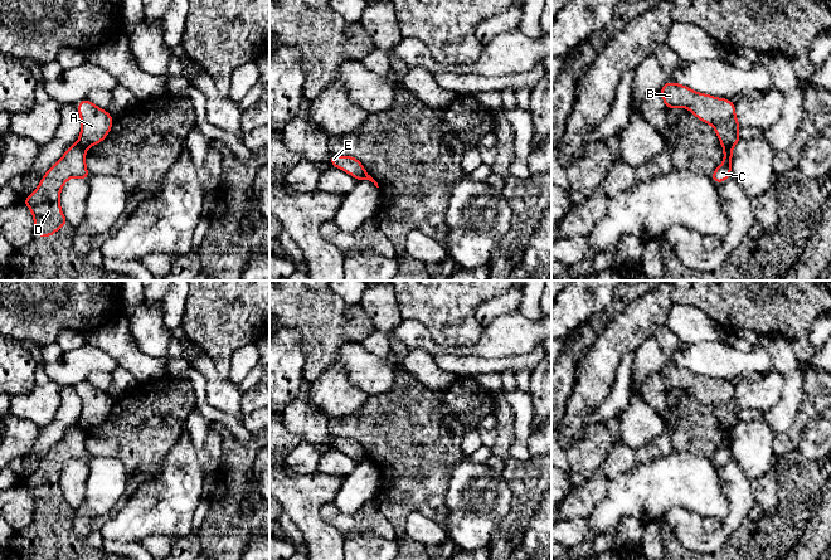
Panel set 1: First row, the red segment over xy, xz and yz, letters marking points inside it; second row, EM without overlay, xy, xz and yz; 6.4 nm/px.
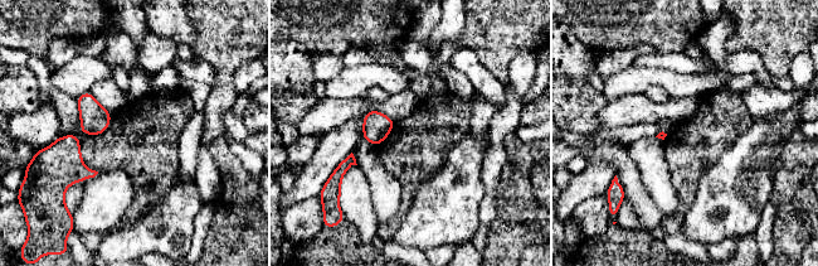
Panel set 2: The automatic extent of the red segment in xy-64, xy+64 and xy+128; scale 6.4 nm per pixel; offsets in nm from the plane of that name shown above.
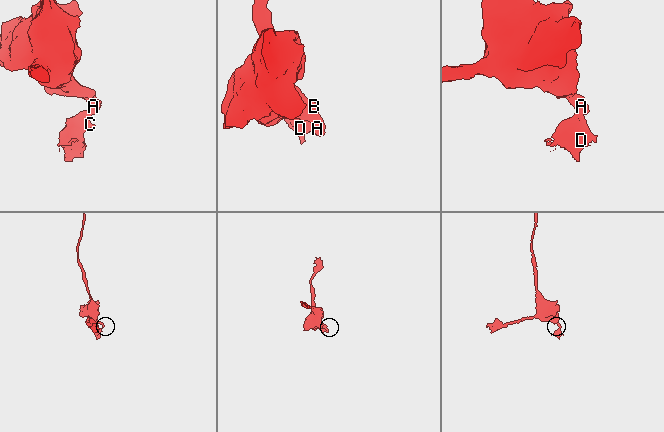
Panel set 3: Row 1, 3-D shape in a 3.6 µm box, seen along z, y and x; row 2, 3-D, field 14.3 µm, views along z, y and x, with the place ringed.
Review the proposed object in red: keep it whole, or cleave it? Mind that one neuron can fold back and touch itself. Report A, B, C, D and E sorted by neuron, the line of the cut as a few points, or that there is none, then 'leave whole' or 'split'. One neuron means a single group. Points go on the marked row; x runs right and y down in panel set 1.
groups A B / C D E; cut yz (723, 145), (732, 150); split

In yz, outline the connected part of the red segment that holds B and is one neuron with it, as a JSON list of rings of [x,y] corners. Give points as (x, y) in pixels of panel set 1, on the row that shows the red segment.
[[[675,82],[665,83],[660,93],[666,109],[687,108],[696,118],[713,126],[721,146],[733,150],[734,145],[742,141],[739,136],[742,126],[735,116],[733,101],[699,93]]]

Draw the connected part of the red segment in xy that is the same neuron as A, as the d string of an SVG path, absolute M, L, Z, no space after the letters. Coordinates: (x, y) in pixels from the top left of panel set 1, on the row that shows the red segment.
M87 98L77 104L77 109L82 122L78 143L87 150L107 137L113 125L113 117Z

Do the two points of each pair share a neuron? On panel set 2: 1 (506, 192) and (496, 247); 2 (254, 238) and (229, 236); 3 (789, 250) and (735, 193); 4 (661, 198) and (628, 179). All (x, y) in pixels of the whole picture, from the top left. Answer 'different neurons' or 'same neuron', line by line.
1: same neuron
2: same neuron
3: different neurons
4: different neurons

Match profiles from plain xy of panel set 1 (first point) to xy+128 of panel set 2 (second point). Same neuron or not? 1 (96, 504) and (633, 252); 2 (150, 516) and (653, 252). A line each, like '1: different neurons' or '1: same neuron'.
1: different neurons
2: different neurons

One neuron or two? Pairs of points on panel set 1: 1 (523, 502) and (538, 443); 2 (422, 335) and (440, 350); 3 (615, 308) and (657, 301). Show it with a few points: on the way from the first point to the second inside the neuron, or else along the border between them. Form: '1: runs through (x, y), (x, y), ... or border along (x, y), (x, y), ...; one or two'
1: border along (538, 457), (530, 459); two
2: runs through (426, 340), (435, 349); one
3: border along (644, 293), (633, 298), (603, 329); two

